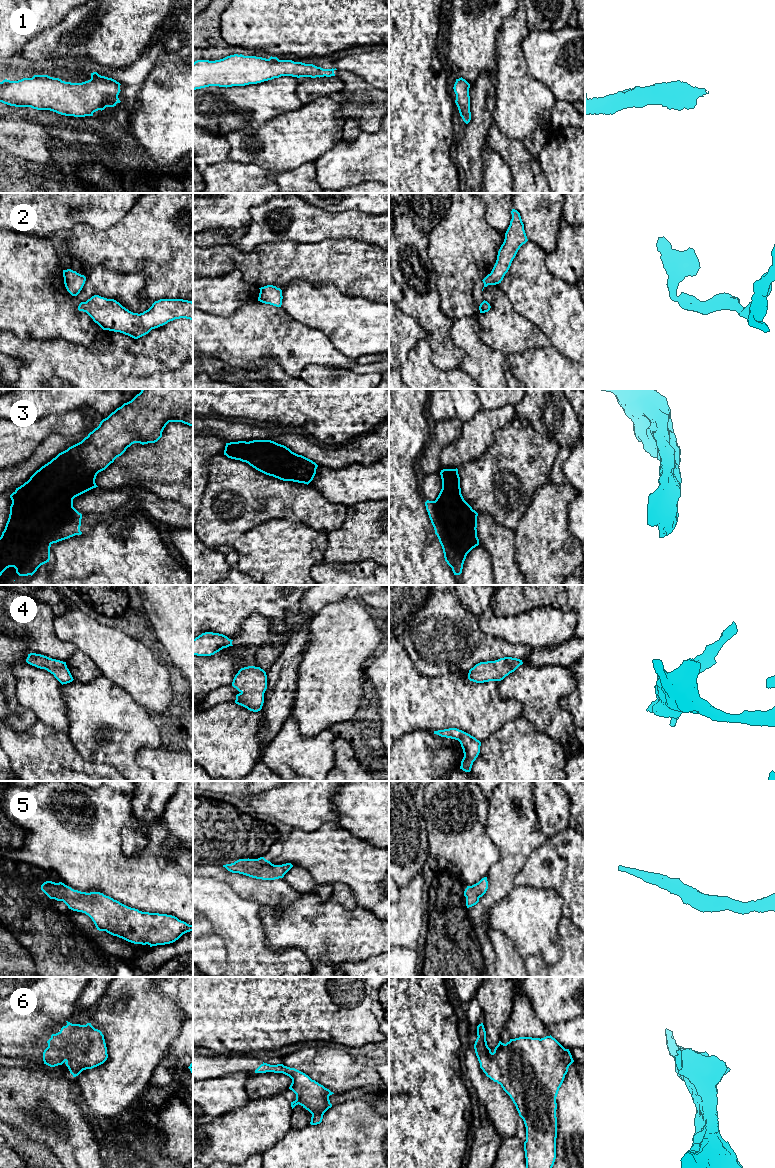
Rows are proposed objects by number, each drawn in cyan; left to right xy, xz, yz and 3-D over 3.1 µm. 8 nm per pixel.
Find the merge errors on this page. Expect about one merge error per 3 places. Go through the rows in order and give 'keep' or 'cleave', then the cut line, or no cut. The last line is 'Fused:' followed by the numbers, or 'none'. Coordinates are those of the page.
1: keep; cut none
2: keep; cut none
3: keep; cut none
4: keep; cut none
5: keep; cut none
6: keep; cut none
Fused: none

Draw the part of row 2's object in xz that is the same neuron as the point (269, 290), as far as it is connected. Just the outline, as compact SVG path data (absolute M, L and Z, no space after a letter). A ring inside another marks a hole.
M267 285L259 289L260 293L258 301L276 307L281 307L283 296L282 290L280 288L277 288L276 286L273 285Z

